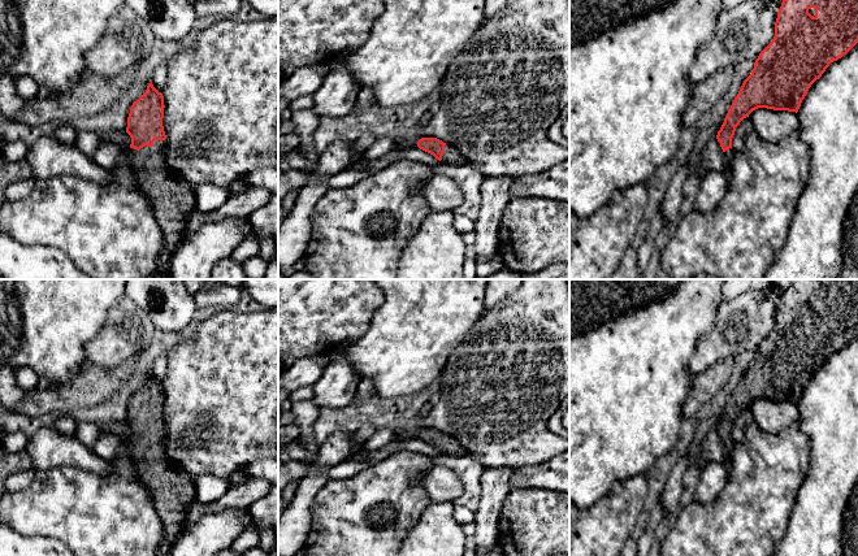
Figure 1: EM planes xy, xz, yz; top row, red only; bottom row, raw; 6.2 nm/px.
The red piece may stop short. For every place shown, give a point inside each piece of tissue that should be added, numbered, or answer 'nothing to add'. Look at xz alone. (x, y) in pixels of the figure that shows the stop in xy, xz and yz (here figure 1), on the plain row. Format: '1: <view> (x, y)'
1: xz (451, 447)

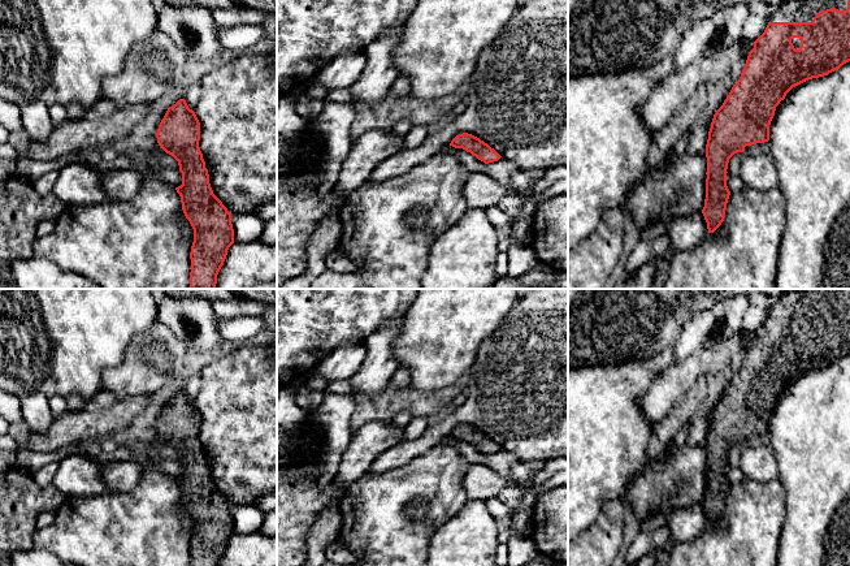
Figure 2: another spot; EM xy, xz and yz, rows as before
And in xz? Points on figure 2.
nothing to add

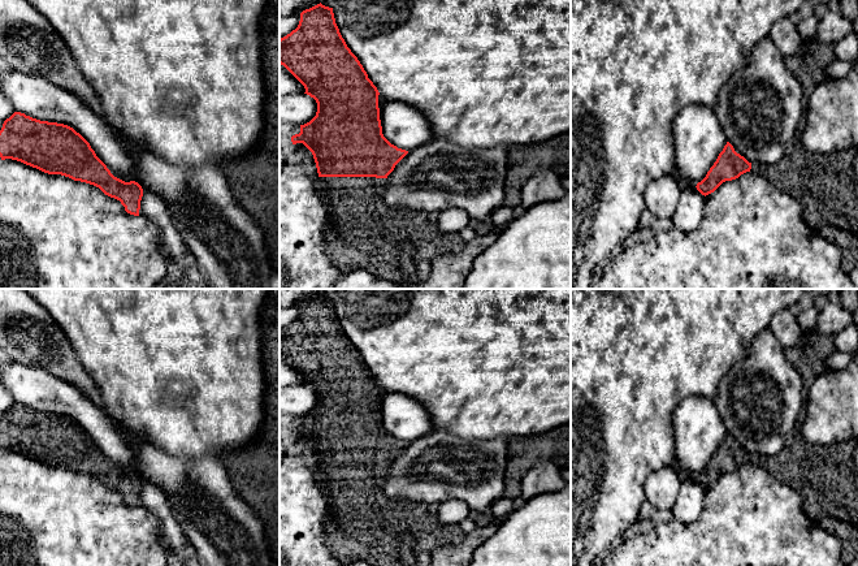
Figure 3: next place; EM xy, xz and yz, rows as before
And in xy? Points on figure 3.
nothing to add

